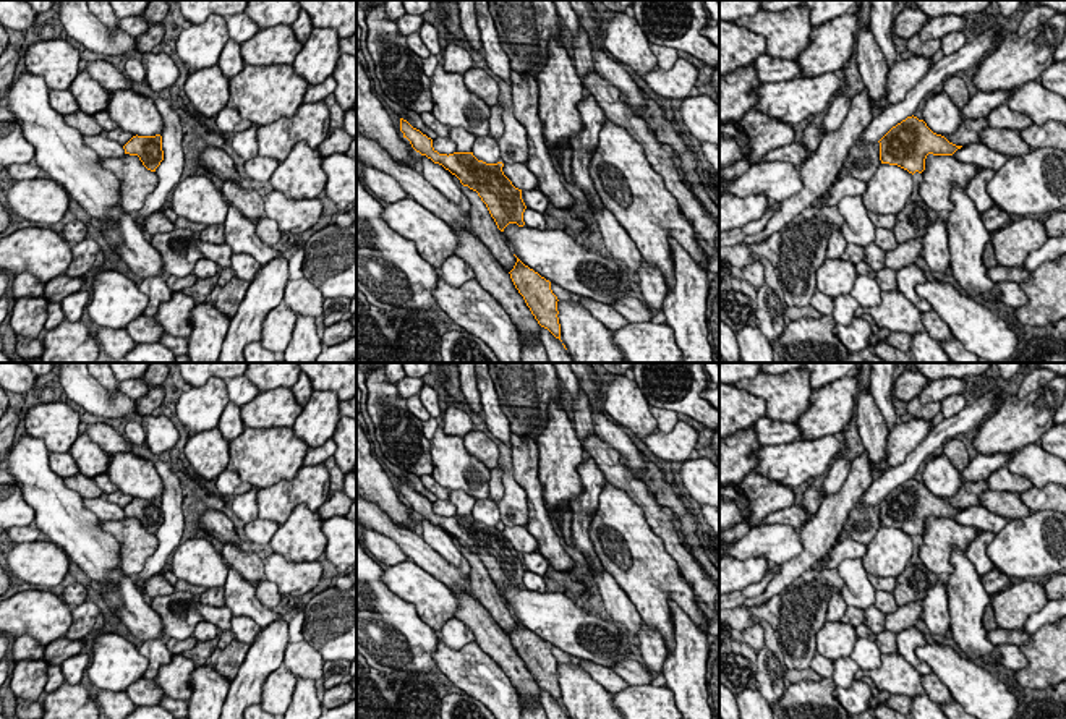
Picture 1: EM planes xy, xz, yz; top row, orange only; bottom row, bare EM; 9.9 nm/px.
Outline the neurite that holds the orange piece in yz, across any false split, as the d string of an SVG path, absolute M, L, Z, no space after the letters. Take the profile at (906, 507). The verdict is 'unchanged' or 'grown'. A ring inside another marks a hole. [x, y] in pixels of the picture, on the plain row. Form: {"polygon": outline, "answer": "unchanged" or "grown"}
{"polygon": "M914 478L893 489L878 505L881 526L898 528L912 538L925 533L928 517L953 518L962 510L933 496Z", "answer": "unchanged"}

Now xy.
{"polygon": "M133 499L125 508L125 517L138 518L143 528L156 534L164 523L162 499Z", "answer": "unchanged"}

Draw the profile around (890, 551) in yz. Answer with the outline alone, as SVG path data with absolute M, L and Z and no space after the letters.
M881 526L868 546L844 538L831 549L823 567L838 568L846 559L860 559L867 573L896 578L910 562L912 552L912 536L898 528Z

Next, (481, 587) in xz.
M468 549L460 551L470 564L470 593L486 607L497 625L510 635L517 625L512 612L507 609L501 593L491 580L486 567L476 554Z

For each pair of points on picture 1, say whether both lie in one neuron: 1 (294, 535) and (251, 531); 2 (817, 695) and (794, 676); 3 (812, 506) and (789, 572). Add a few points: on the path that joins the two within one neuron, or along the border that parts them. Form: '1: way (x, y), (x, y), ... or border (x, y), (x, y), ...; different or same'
1: way (284, 535), (261, 531); same
2: way (812, 693), (799, 680); same
3: border (827, 494), (815, 512); different

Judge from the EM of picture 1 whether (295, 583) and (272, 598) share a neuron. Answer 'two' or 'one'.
one

